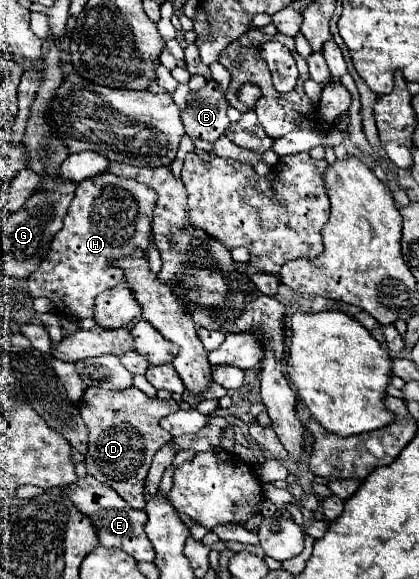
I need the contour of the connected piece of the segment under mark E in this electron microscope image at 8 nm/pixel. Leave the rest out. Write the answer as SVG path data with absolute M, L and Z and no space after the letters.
M91 475L77 479L77 483L66 487L66 492L71 501L75 503L75 507L89 515L91 523L97 529L99 535L99 543L103 547L115 547L125 551L127 555L131 555L135 561L151 561L153 559L153 545L149 543L147 535L145 535L145 523L147 523L147 513L133 509L129 503L125 503L111 487L105 487L103 483L99 483L97 479L93 479Z

